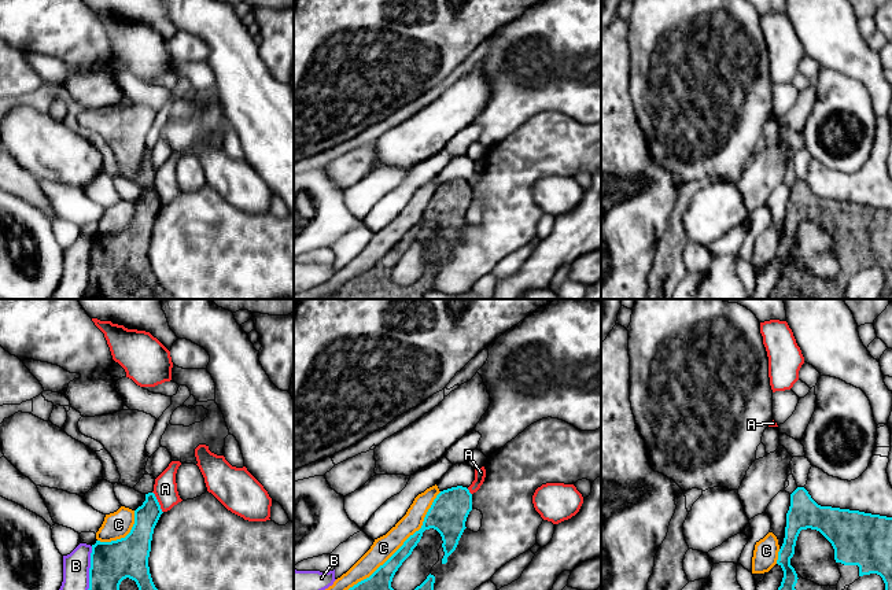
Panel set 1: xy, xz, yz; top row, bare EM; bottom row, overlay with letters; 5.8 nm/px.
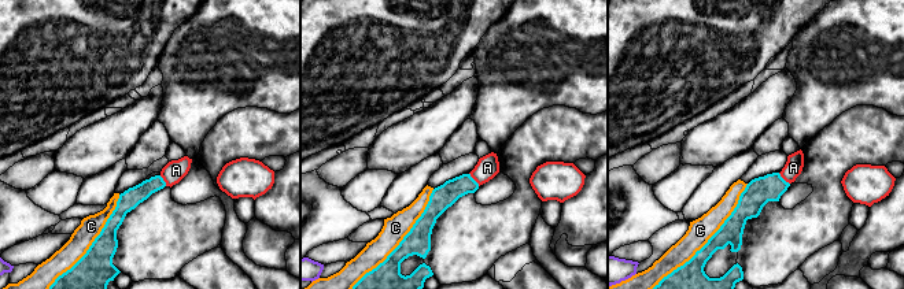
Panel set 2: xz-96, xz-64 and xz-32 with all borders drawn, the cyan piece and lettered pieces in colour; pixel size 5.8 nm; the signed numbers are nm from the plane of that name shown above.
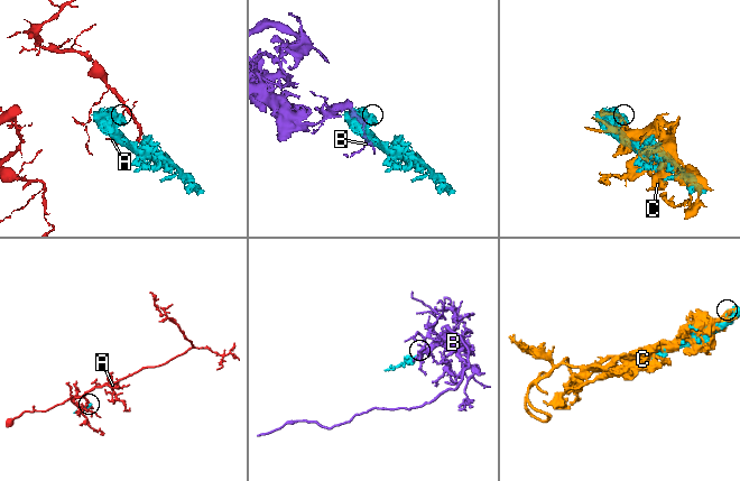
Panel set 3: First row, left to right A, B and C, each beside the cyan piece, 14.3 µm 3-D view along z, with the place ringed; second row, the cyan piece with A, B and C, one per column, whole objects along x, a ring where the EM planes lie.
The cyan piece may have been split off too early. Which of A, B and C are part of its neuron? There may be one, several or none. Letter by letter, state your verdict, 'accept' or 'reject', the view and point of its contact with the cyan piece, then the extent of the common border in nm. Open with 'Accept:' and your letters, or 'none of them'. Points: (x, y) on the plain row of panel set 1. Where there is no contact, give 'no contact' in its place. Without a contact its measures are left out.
Accept: none of them
A: reject; contact xy (158, 195); length 140 nm
B: reject; contact xy (89, 269); length 360 nm
C: reject; contact xz (390, 250); length 950 nm

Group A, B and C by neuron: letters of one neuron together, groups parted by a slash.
A / B / C

